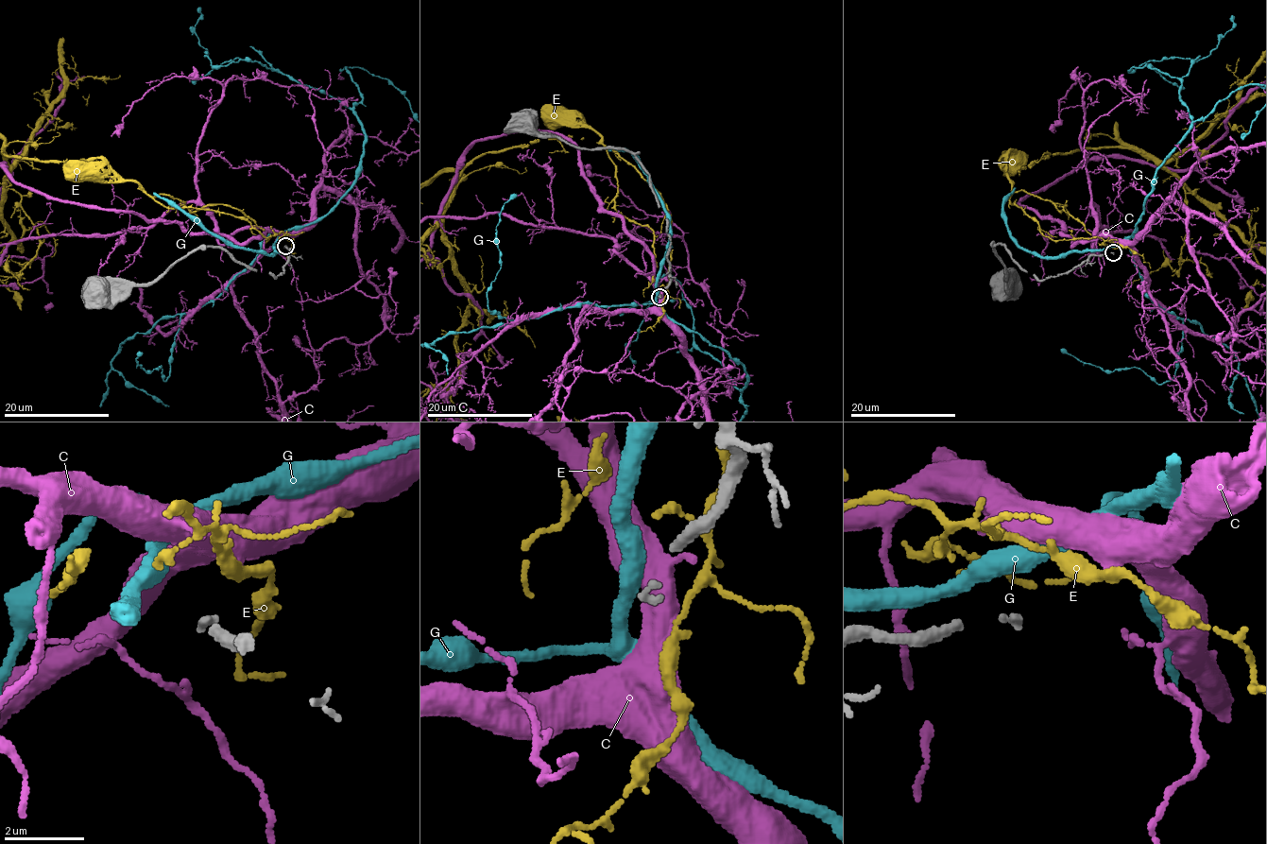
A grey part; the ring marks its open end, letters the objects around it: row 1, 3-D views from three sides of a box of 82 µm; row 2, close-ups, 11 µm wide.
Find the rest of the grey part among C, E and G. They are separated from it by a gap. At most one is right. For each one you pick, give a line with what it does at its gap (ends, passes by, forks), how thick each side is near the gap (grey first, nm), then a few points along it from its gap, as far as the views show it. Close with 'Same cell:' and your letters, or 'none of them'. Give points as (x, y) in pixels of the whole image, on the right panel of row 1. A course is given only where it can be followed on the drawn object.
C: it passes by; 150 nm thick on the grey side, 550 nm on the other
Same cell: C

